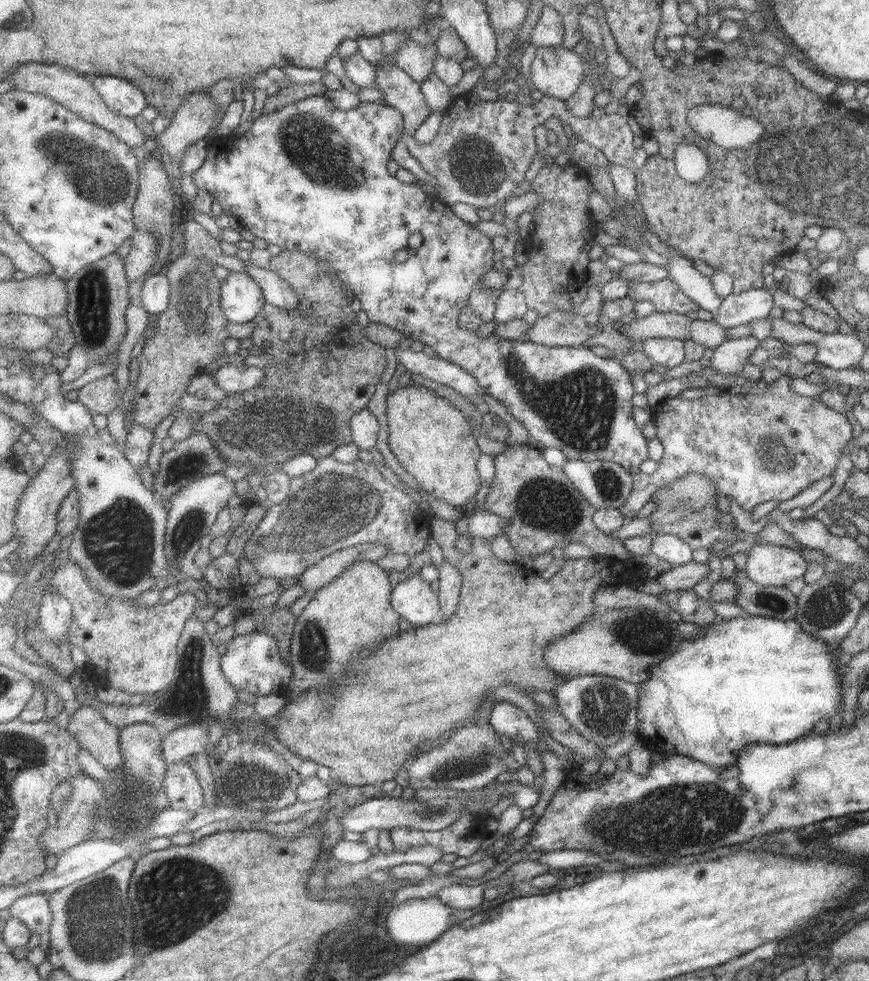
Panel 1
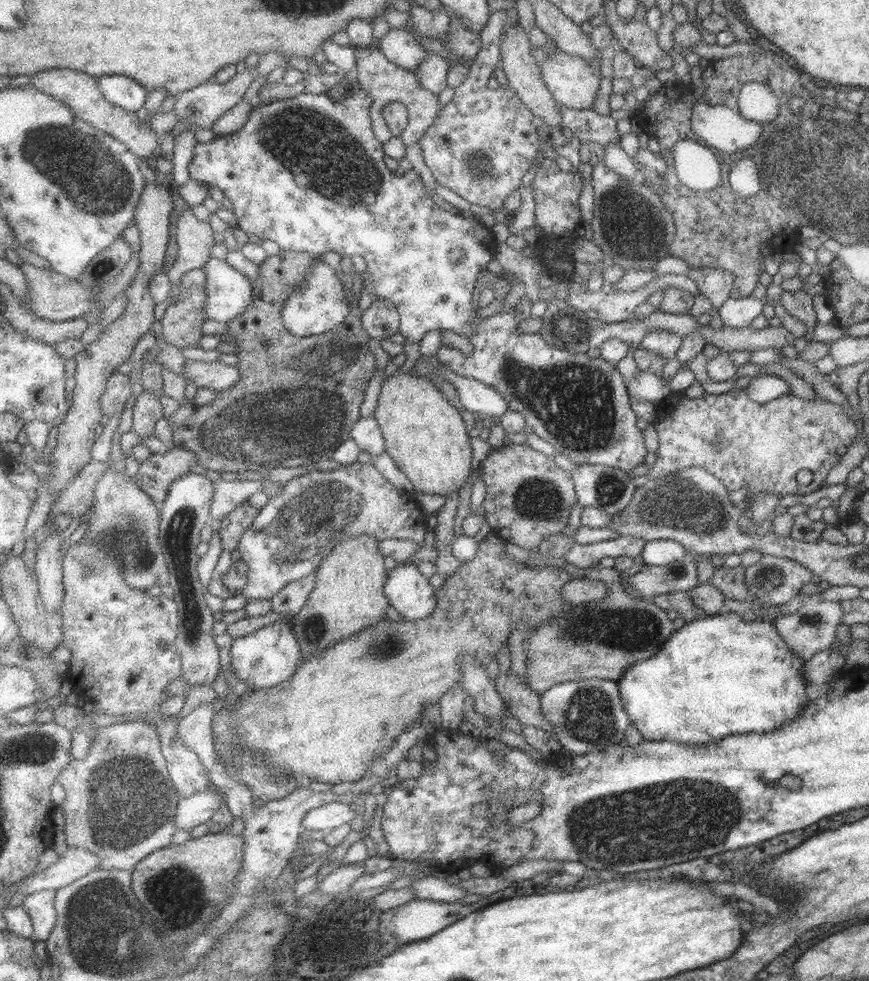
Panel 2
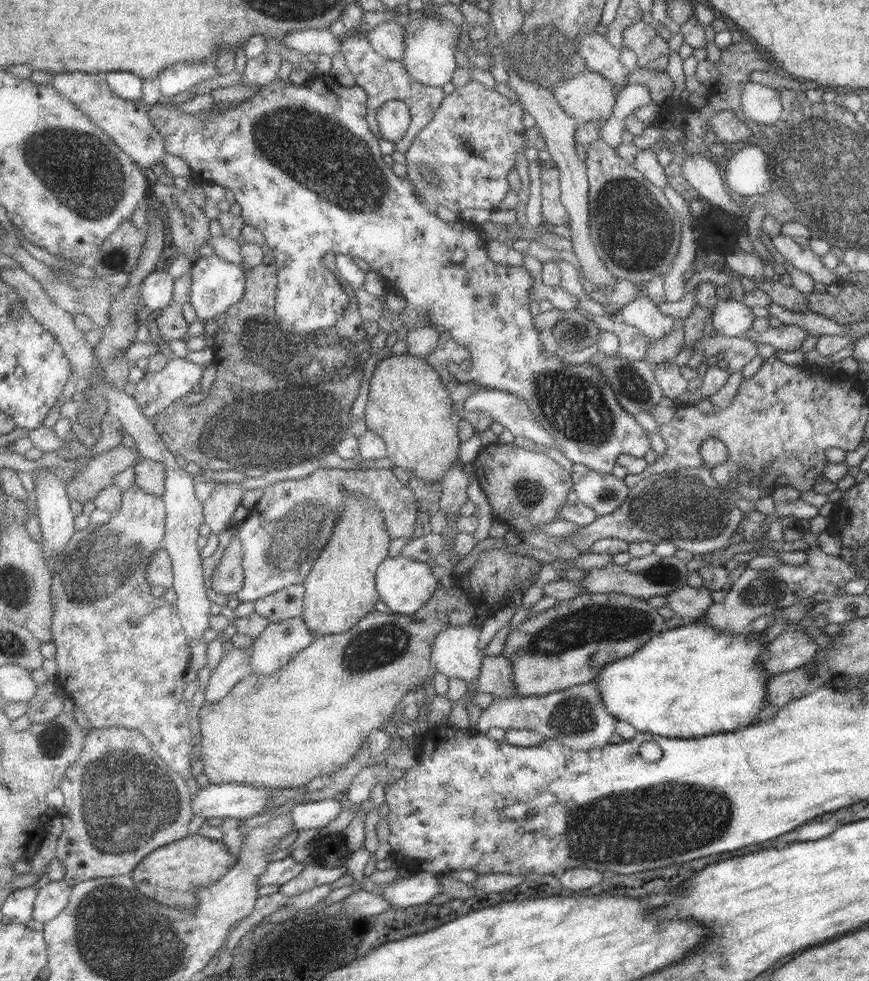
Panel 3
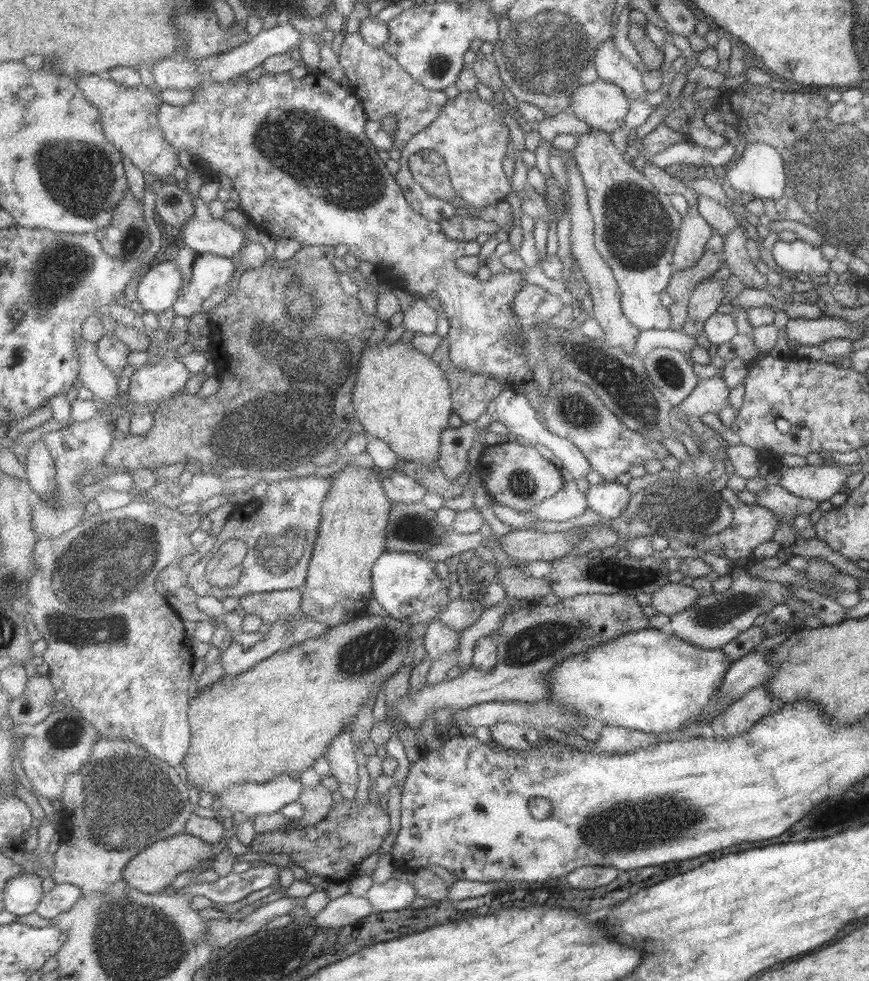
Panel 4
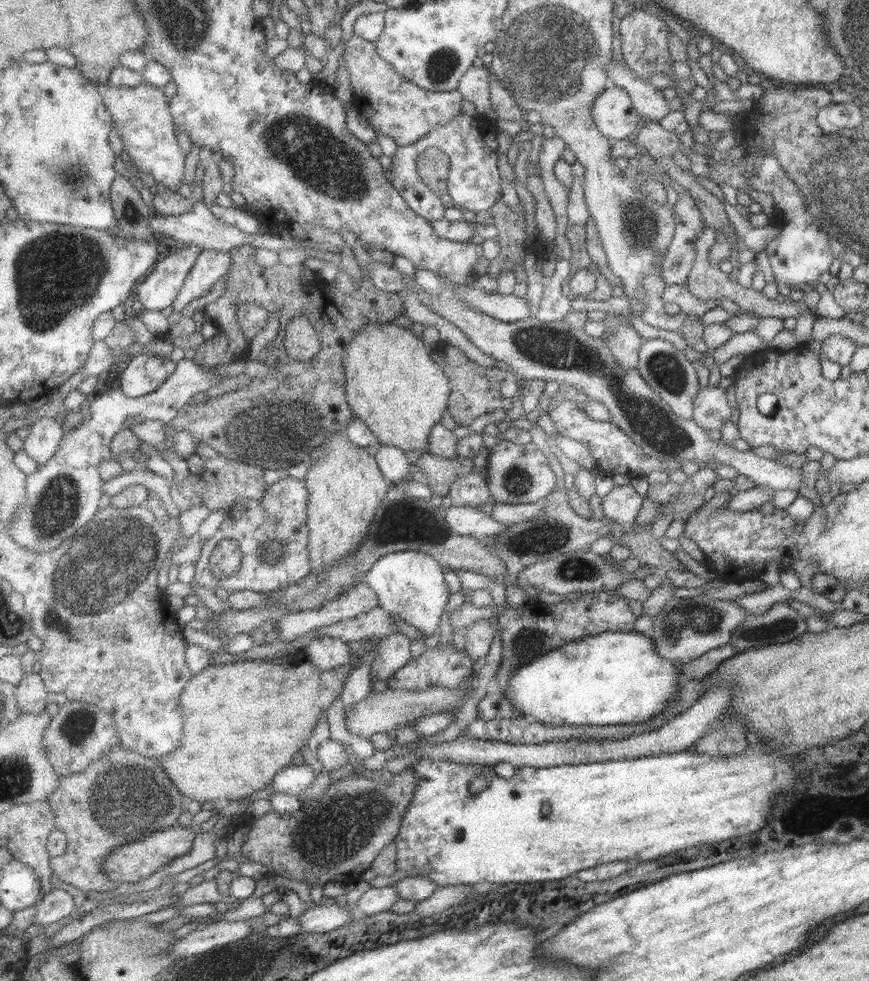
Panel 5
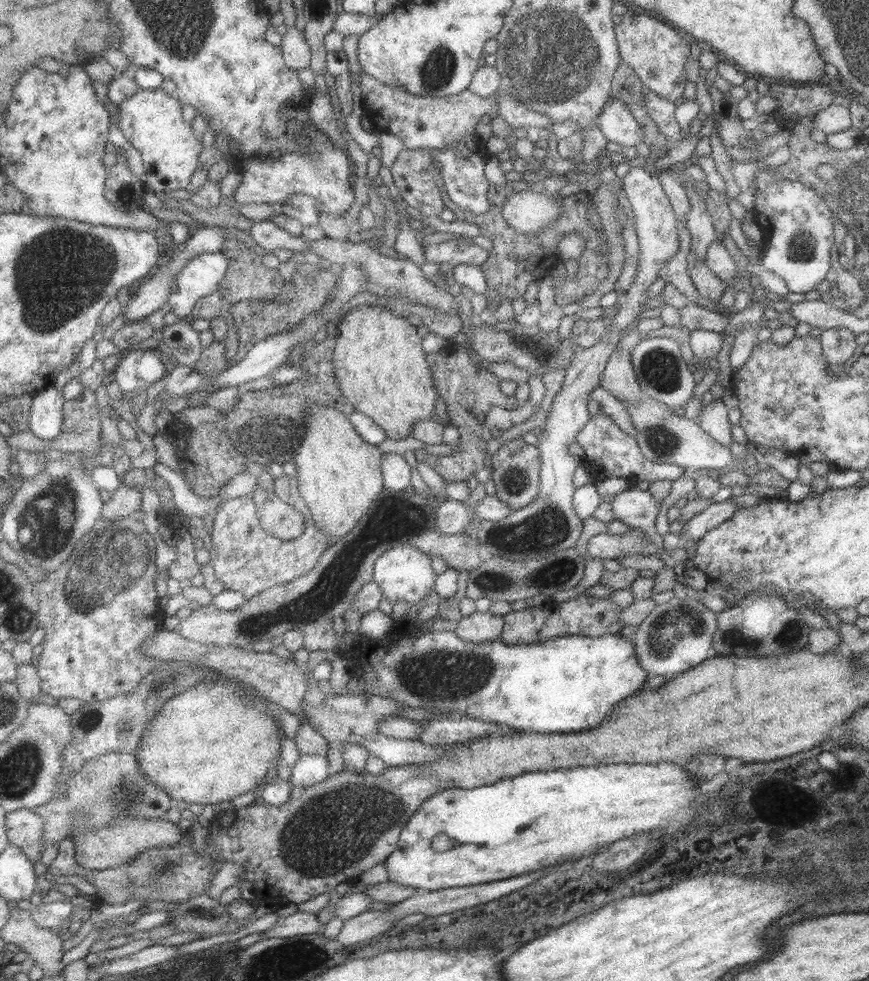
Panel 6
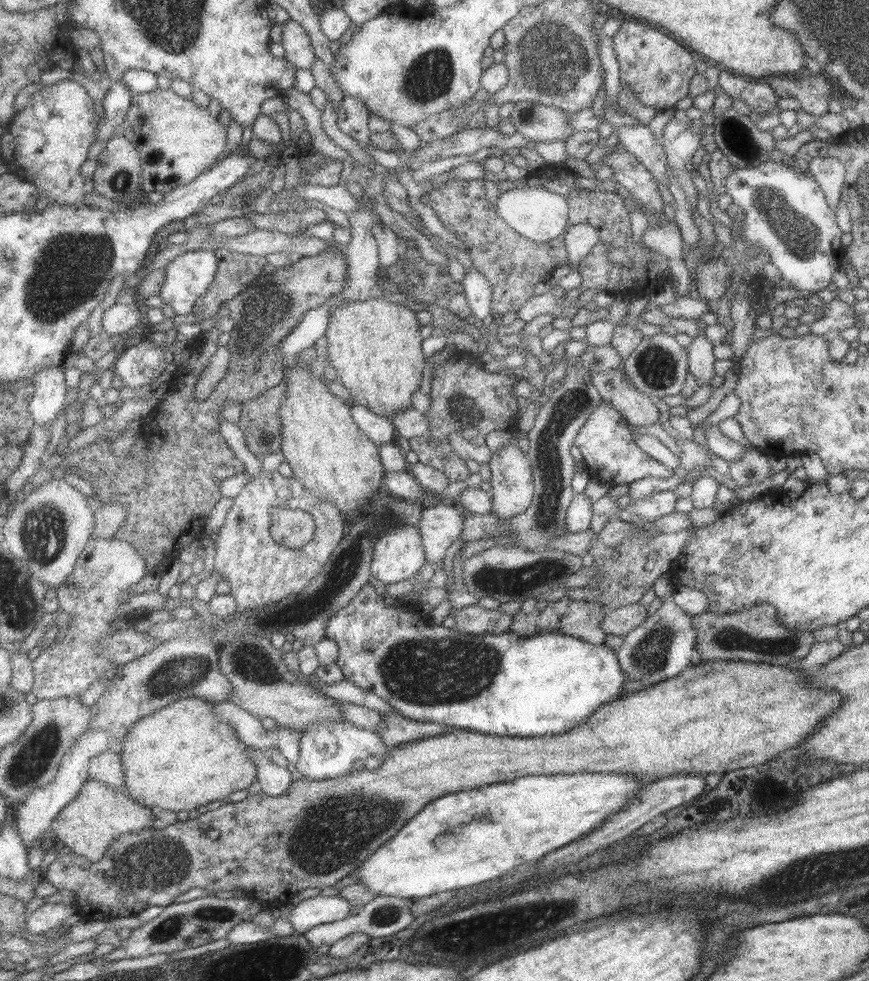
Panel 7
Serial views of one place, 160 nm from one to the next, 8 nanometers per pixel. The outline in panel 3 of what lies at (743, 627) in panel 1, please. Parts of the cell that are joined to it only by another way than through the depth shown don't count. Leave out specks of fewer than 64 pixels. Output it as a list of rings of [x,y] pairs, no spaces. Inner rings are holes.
[[[700,619],[689,625],[667,628],[651,636],[632,655],[603,666],[591,681],[596,684],[600,700],[614,720],[626,722],[638,732],[690,739],[726,733],[758,722],[770,713],[764,700],[764,684],[769,676],[756,662],[757,655],[767,643],[763,643],[763,637],[746,639],[746,636],[747,632],[722,632]]]

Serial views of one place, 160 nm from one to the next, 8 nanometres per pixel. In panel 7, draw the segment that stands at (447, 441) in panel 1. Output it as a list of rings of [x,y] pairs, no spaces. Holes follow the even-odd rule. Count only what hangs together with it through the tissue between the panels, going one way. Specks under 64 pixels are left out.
[[[392,295],[385,299],[347,302],[331,308],[331,322],[326,338],[330,363],[338,381],[349,390],[353,404],[368,406],[373,412],[391,420],[396,412],[411,408],[411,396],[421,386],[426,359],[417,312],[413,312],[407,306],[401,306],[397,298]]]

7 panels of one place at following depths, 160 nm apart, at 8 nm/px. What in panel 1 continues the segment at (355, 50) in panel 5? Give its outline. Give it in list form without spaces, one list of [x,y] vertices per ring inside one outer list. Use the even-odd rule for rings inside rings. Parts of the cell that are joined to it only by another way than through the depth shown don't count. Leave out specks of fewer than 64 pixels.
[[[391,59],[386,64],[376,66],[376,88],[384,95],[383,103],[402,112],[406,120],[405,132],[411,136],[432,113],[421,90],[422,83]]]

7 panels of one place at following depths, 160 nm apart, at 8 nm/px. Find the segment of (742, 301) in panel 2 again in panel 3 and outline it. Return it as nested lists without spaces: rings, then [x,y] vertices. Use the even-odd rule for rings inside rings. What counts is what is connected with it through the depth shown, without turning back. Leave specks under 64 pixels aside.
[[[717,298],[712,308],[711,325],[713,334],[727,337],[738,337],[752,328],[754,316],[751,308],[735,299]]]

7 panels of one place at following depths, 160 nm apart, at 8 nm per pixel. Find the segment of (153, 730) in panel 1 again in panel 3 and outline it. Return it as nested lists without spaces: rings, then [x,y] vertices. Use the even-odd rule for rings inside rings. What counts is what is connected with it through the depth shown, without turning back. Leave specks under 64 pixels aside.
[[[119,726],[91,728],[82,758],[67,771],[60,786],[65,798],[64,807],[59,811],[64,831],[56,858],[66,869],[65,880],[73,887],[95,878],[132,874],[151,852],[187,839],[194,810],[185,779],[158,755],[141,730]]]

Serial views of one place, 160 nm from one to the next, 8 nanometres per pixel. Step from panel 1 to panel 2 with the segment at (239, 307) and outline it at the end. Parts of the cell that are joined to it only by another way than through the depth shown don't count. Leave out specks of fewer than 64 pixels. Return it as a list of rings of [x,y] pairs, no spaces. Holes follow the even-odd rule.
[[[211,257],[202,270],[206,273],[204,288],[207,289],[207,319],[228,324],[235,316],[247,312],[255,294],[255,286],[250,278],[239,272],[239,269],[226,259]]]

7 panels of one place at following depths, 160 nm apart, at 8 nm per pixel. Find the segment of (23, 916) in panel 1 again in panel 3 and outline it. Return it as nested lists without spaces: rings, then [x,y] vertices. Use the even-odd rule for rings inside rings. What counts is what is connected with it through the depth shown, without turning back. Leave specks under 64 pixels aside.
[[[65,880],[51,881],[40,888],[35,903],[34,920],[44,925],[61,913],[73,894],[73,887]]]

